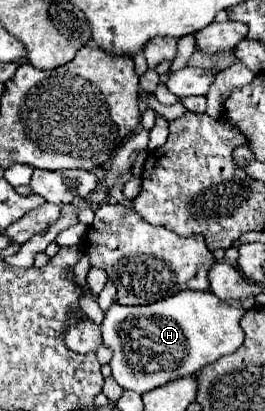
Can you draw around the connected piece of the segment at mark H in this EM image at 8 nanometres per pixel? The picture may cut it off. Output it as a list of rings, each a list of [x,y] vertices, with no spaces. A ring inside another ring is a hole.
[[[180,291],[150,305],[114,303],[102,321],[104,345],[112,349],[112,377],[122,389],[142,395],[168,381],[194,375],[242,345],[242,315],[240,301],[222,301],[210,291]]]

